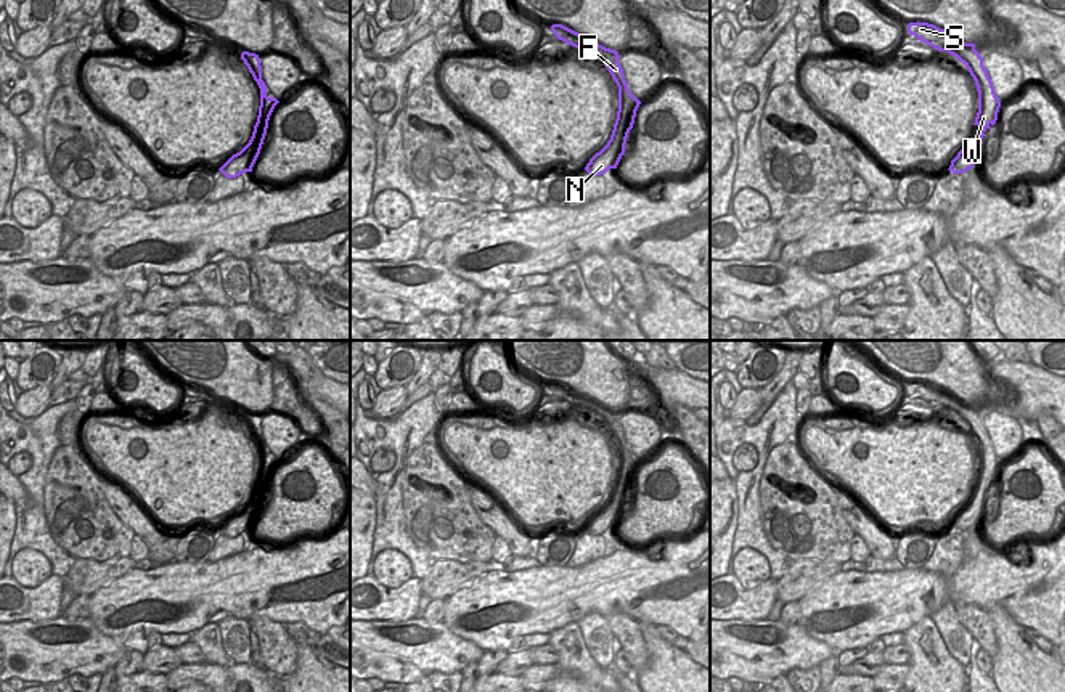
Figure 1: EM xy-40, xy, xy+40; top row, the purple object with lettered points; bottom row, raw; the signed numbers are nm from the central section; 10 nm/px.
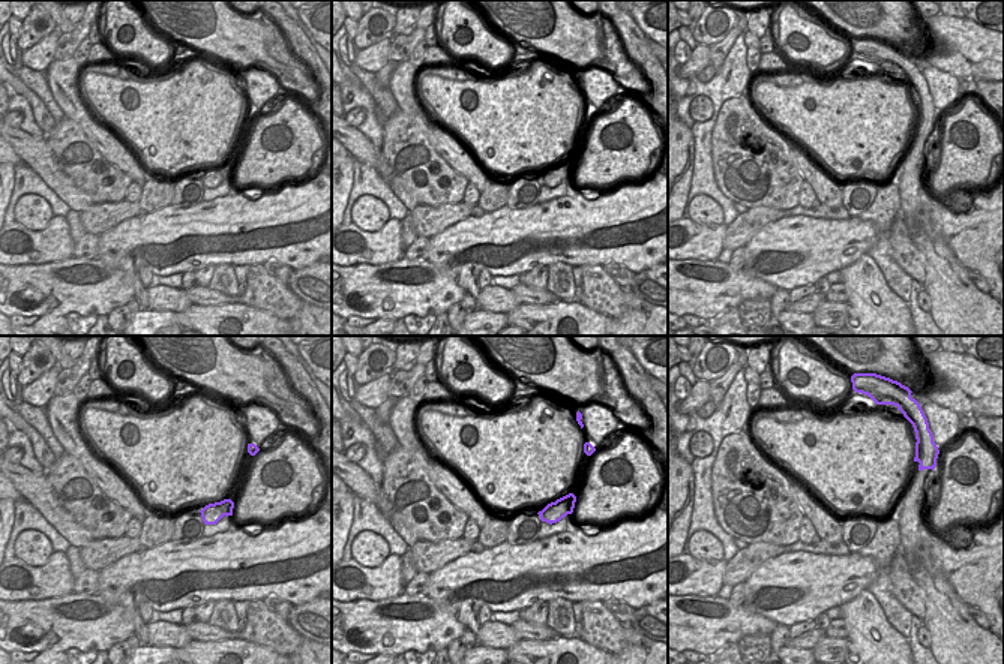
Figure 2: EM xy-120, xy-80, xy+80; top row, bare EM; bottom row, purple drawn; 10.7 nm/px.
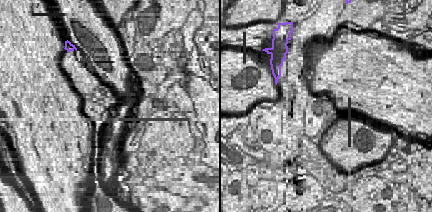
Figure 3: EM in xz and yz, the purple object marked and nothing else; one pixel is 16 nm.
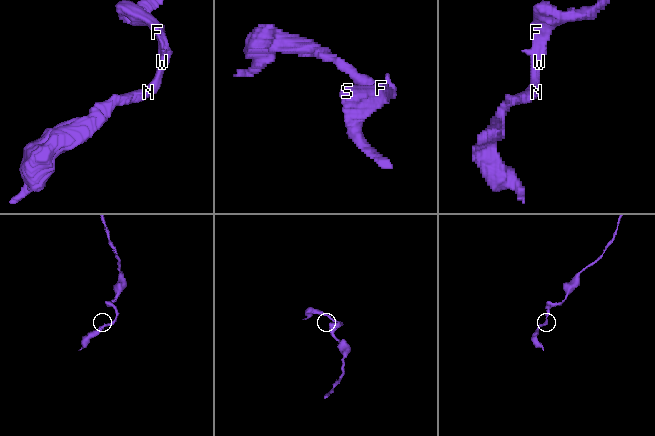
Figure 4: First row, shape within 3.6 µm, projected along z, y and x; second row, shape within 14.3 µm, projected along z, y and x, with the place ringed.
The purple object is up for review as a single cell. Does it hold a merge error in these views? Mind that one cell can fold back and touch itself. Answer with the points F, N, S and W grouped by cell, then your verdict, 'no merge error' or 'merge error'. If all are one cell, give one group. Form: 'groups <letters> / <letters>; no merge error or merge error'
groups F N S W; no merge error

